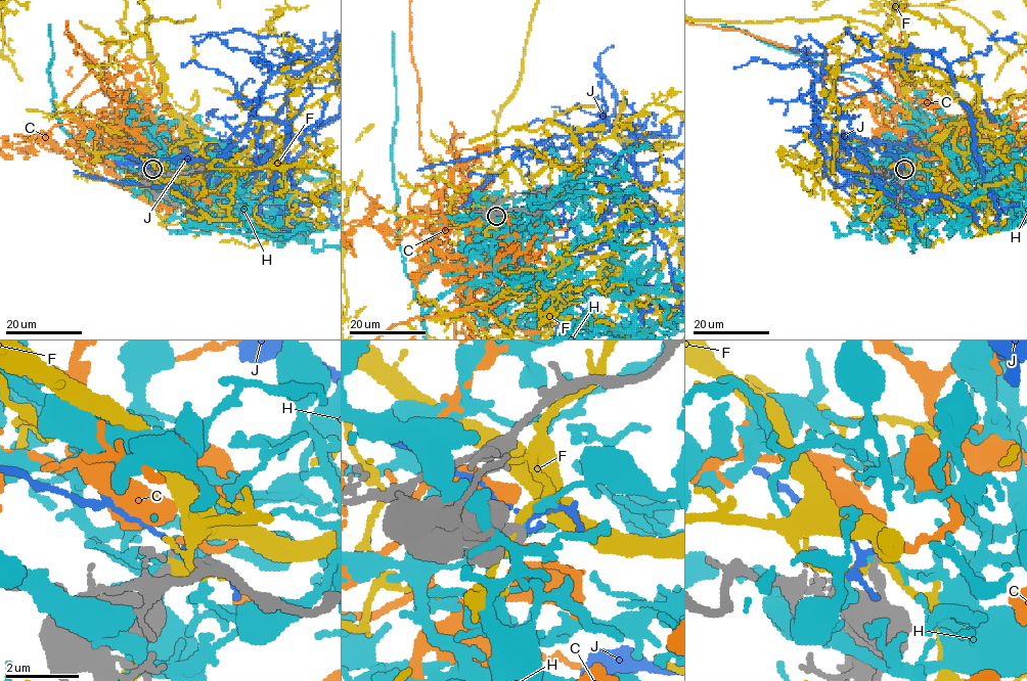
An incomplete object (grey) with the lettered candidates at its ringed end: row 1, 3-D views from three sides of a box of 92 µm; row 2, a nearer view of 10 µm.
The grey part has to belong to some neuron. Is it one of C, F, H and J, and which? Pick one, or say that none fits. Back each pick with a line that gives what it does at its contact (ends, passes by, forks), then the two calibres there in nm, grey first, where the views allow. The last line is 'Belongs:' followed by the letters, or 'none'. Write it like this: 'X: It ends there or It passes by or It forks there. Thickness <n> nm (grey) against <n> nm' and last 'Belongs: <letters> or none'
C: It passes by. Thickness 280 nm (grey) against 150 nm
Belongs: C

